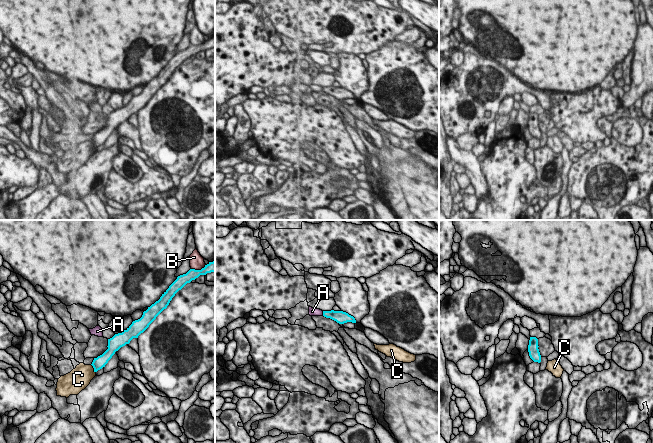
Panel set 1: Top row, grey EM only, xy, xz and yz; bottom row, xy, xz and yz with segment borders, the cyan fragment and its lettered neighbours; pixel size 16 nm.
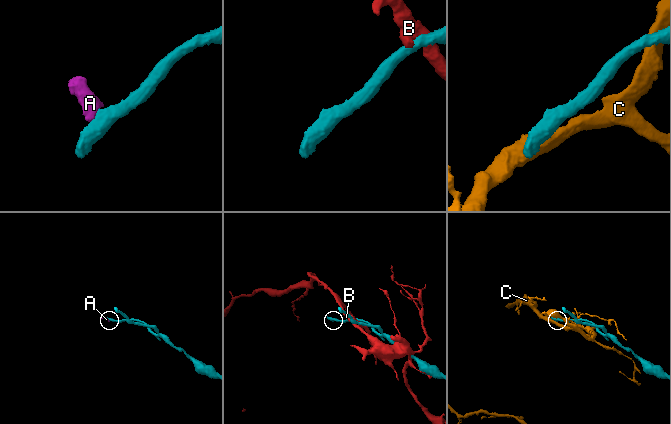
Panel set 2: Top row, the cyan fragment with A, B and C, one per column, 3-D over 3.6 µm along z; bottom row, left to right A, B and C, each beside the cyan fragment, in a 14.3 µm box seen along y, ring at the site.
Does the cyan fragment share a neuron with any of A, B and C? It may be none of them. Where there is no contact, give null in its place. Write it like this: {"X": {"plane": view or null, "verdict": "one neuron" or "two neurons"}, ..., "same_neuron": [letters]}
{"A": {"plane": "xz", "verdict": "two neurons"}, "B": {"plane": "xy", "verdict": "two neurons"}, "C": {"plane": "xy", "verdict": "two neurons"}, "same_neuron": []}

